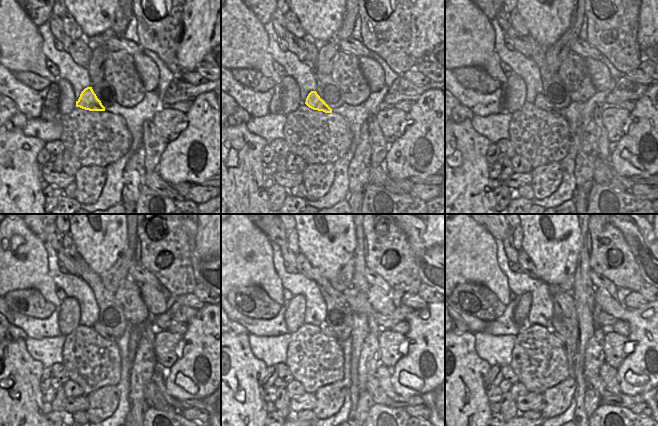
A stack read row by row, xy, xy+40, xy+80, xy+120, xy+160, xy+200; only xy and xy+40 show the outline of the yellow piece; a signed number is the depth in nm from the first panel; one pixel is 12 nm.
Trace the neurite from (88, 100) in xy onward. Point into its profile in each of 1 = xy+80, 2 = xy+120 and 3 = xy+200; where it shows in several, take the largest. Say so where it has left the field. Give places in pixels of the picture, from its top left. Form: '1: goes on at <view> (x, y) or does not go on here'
1: goes on at xy+80 (541, 102)
2: goes on at xy+120 (97, 326)
3: goes on at xy+200 (569, 355)

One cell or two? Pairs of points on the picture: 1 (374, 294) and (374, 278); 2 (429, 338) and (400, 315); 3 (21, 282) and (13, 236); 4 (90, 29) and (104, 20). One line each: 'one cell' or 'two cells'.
1: two cells
2: two cells
3: one cell
4: one cell

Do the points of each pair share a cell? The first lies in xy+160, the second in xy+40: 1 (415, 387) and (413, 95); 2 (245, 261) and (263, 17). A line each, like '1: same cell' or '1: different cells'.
1: different cells
2: different cells

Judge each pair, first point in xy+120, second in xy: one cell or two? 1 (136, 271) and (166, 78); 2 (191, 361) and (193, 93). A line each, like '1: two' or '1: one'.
1: two
2: two

